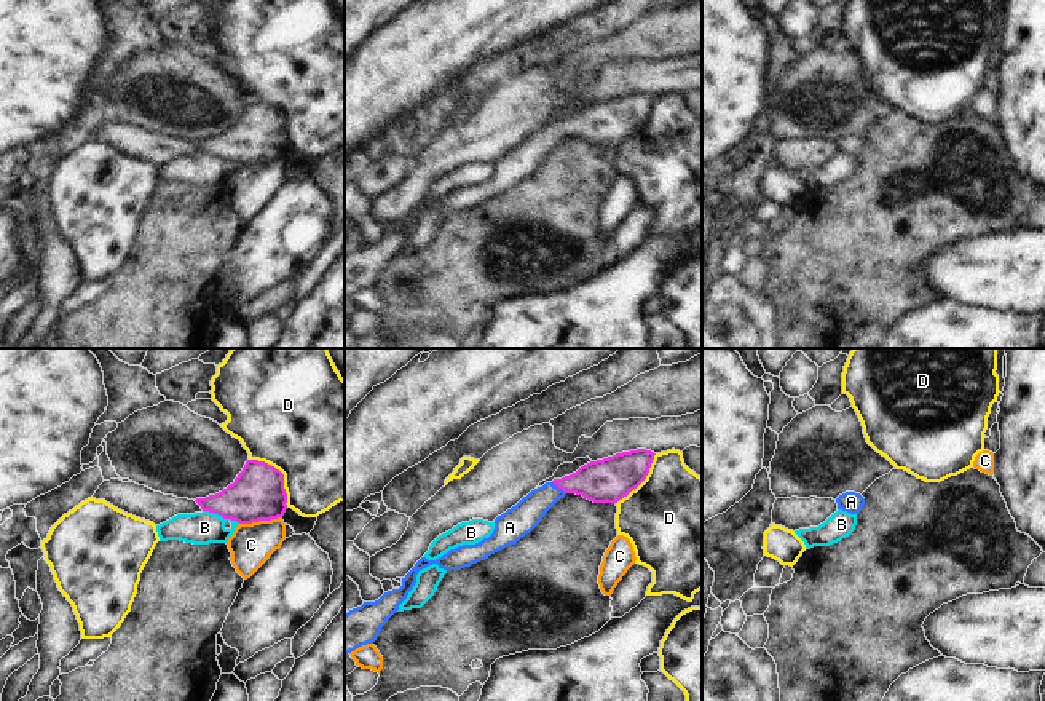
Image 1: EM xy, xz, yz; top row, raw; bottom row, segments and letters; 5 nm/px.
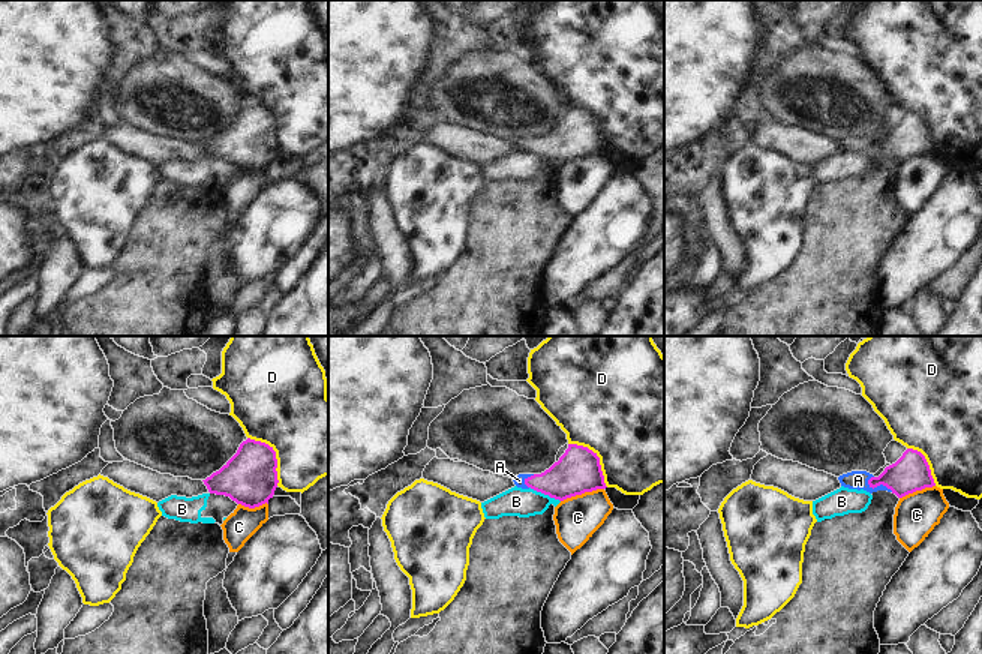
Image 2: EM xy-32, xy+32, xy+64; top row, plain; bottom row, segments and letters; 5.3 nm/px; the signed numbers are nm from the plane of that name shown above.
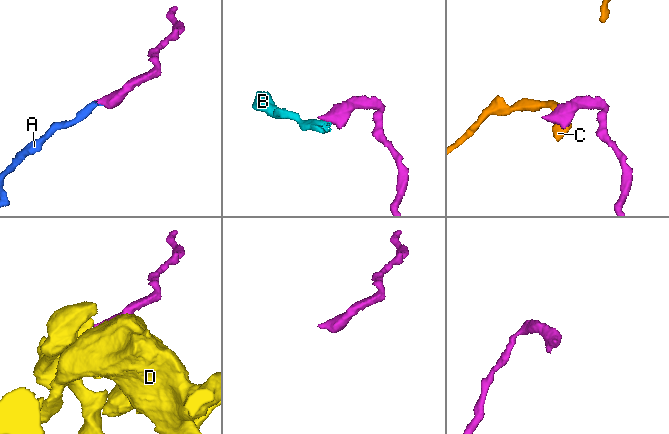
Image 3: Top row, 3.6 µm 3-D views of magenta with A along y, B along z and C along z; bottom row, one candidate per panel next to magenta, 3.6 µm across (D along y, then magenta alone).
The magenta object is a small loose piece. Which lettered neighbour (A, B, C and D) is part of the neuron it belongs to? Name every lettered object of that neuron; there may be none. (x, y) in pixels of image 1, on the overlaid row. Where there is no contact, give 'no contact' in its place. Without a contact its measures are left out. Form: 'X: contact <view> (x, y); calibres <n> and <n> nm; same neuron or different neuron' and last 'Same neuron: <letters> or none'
A: contact xz (559, 487); calibres 220 and 160 nm; same neuron
B: contact xy (222, 516); calibres 280 and 160 nm; different neuron
C: contact xy (260, 519); calibres 280 and 220 nm; different neuron
D: contact xy (283, 475); calibres 280 and 500 nm; different neuron
Same neuron: A

